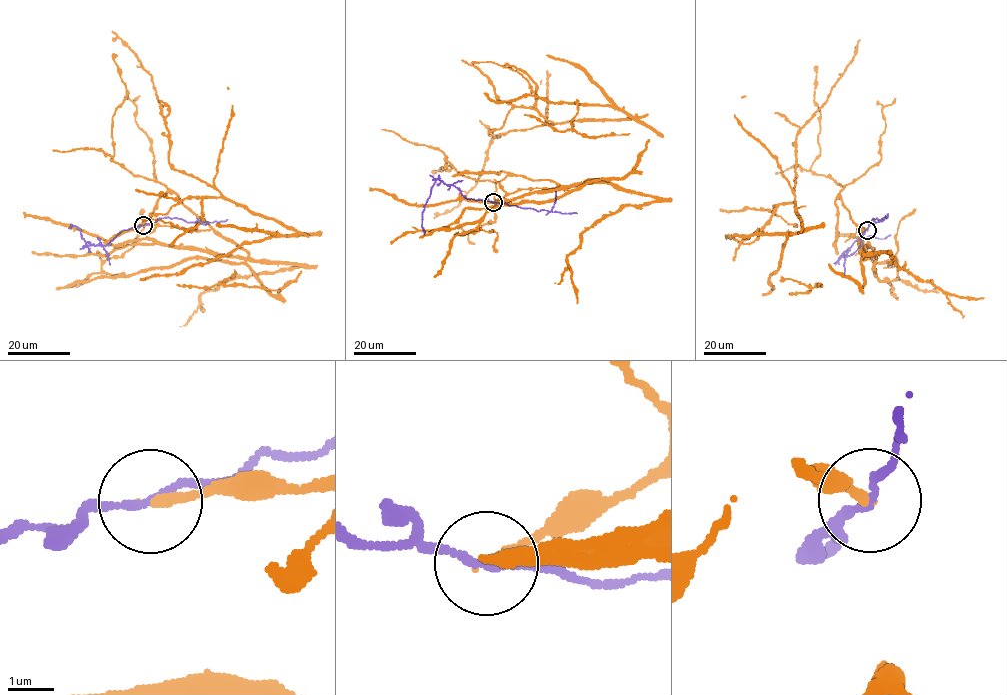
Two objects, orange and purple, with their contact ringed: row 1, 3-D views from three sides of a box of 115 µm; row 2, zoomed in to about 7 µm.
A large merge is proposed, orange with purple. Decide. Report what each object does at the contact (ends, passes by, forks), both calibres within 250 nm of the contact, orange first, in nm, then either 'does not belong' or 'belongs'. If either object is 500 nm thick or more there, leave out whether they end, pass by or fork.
orange ends | purple passes by | 190/130 nm | does not belong

